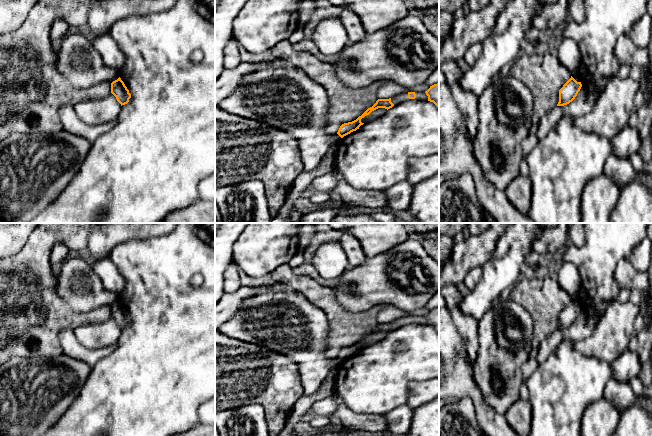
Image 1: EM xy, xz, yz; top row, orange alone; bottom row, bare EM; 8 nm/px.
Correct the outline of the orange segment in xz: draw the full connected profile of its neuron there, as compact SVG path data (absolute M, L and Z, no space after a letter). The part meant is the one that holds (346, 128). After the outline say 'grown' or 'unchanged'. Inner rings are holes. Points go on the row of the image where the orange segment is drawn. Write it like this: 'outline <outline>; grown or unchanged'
outline M391 98L389 99L378 99L376 103L368 108L361 116L359 116L356 120L348 123L344 123L340 126L337 134L343 138L344 136L350 134L353 131L356 131L359 129L361 125L364 123L361 122L361 119L364 118L365 116L369 115L372 111L378 109L378 108L385 108L385 109L390 109L394 106L394 104L391 102Z; unchanged

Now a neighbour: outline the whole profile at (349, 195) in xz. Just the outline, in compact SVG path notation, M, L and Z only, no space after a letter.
M334 169L333 174L337 180L337 184L332 191L340 196L341 204L351 204L365 208L387 206L387 194L385 191L358 190L350 186L337 169Z

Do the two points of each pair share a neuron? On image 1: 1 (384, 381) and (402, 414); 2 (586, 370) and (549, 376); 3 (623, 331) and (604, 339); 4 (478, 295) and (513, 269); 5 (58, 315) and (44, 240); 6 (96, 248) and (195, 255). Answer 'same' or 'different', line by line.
1: different
2: same
3: same
4: same
5: same
6: different

